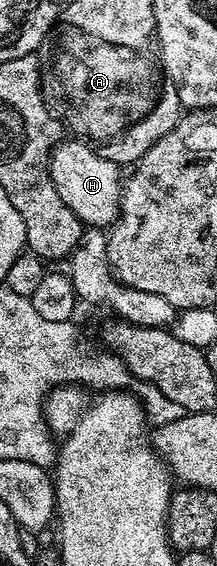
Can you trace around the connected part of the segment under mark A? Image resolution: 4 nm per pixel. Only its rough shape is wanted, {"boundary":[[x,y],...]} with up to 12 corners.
{"boundary":[[69,25],[42,99],[65,130],[115,139],[160,90],[143,52]]}

